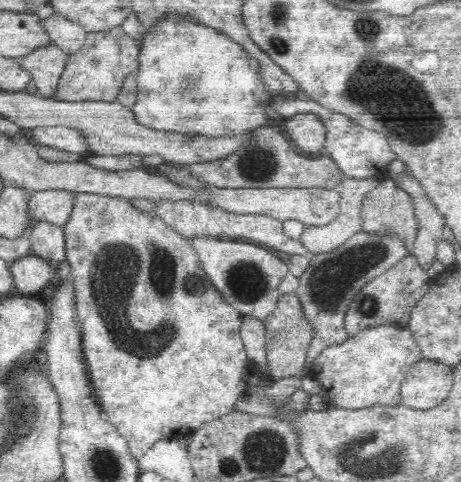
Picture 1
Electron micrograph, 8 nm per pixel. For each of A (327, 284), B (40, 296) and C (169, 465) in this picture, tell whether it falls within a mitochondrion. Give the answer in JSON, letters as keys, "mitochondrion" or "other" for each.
{"A":"mitochondrion","B":"other","C":"other"}

